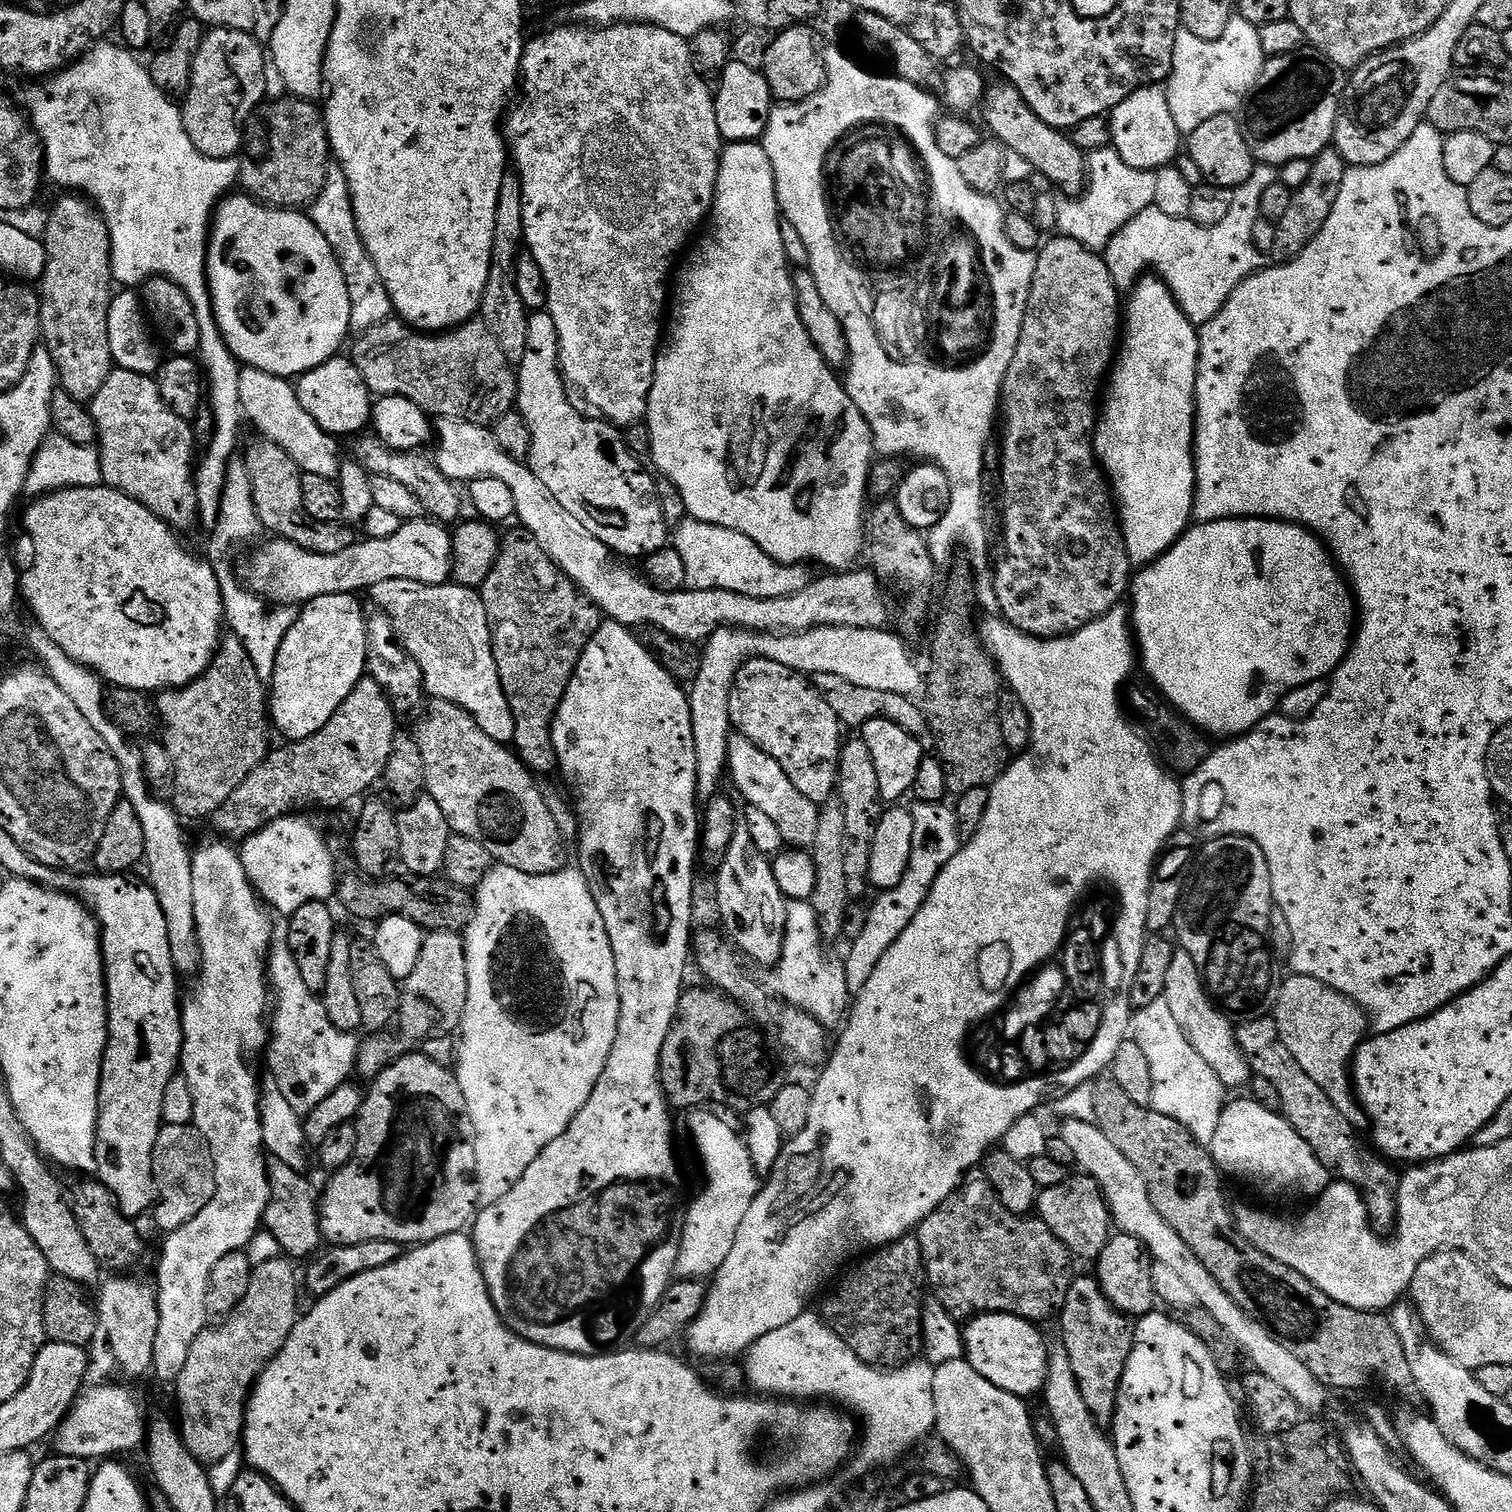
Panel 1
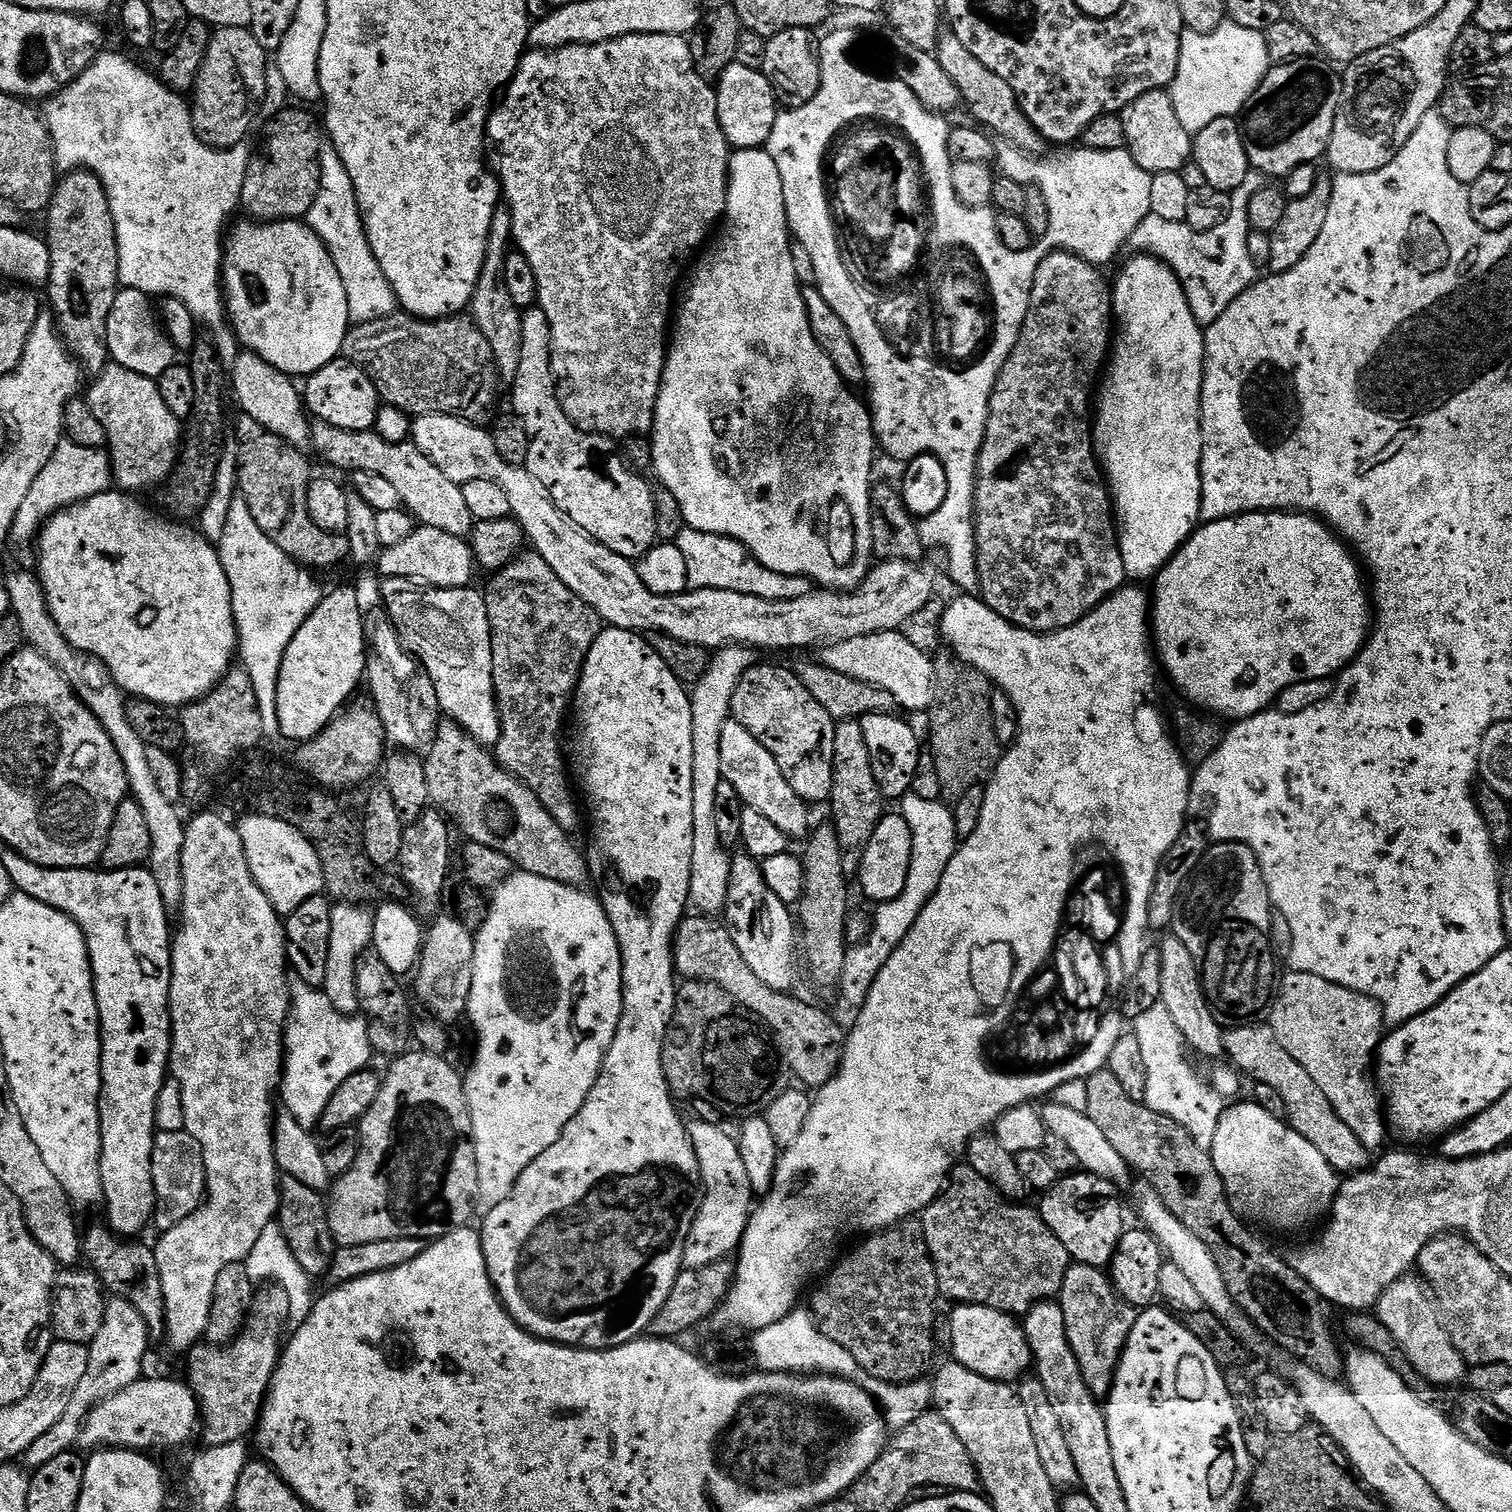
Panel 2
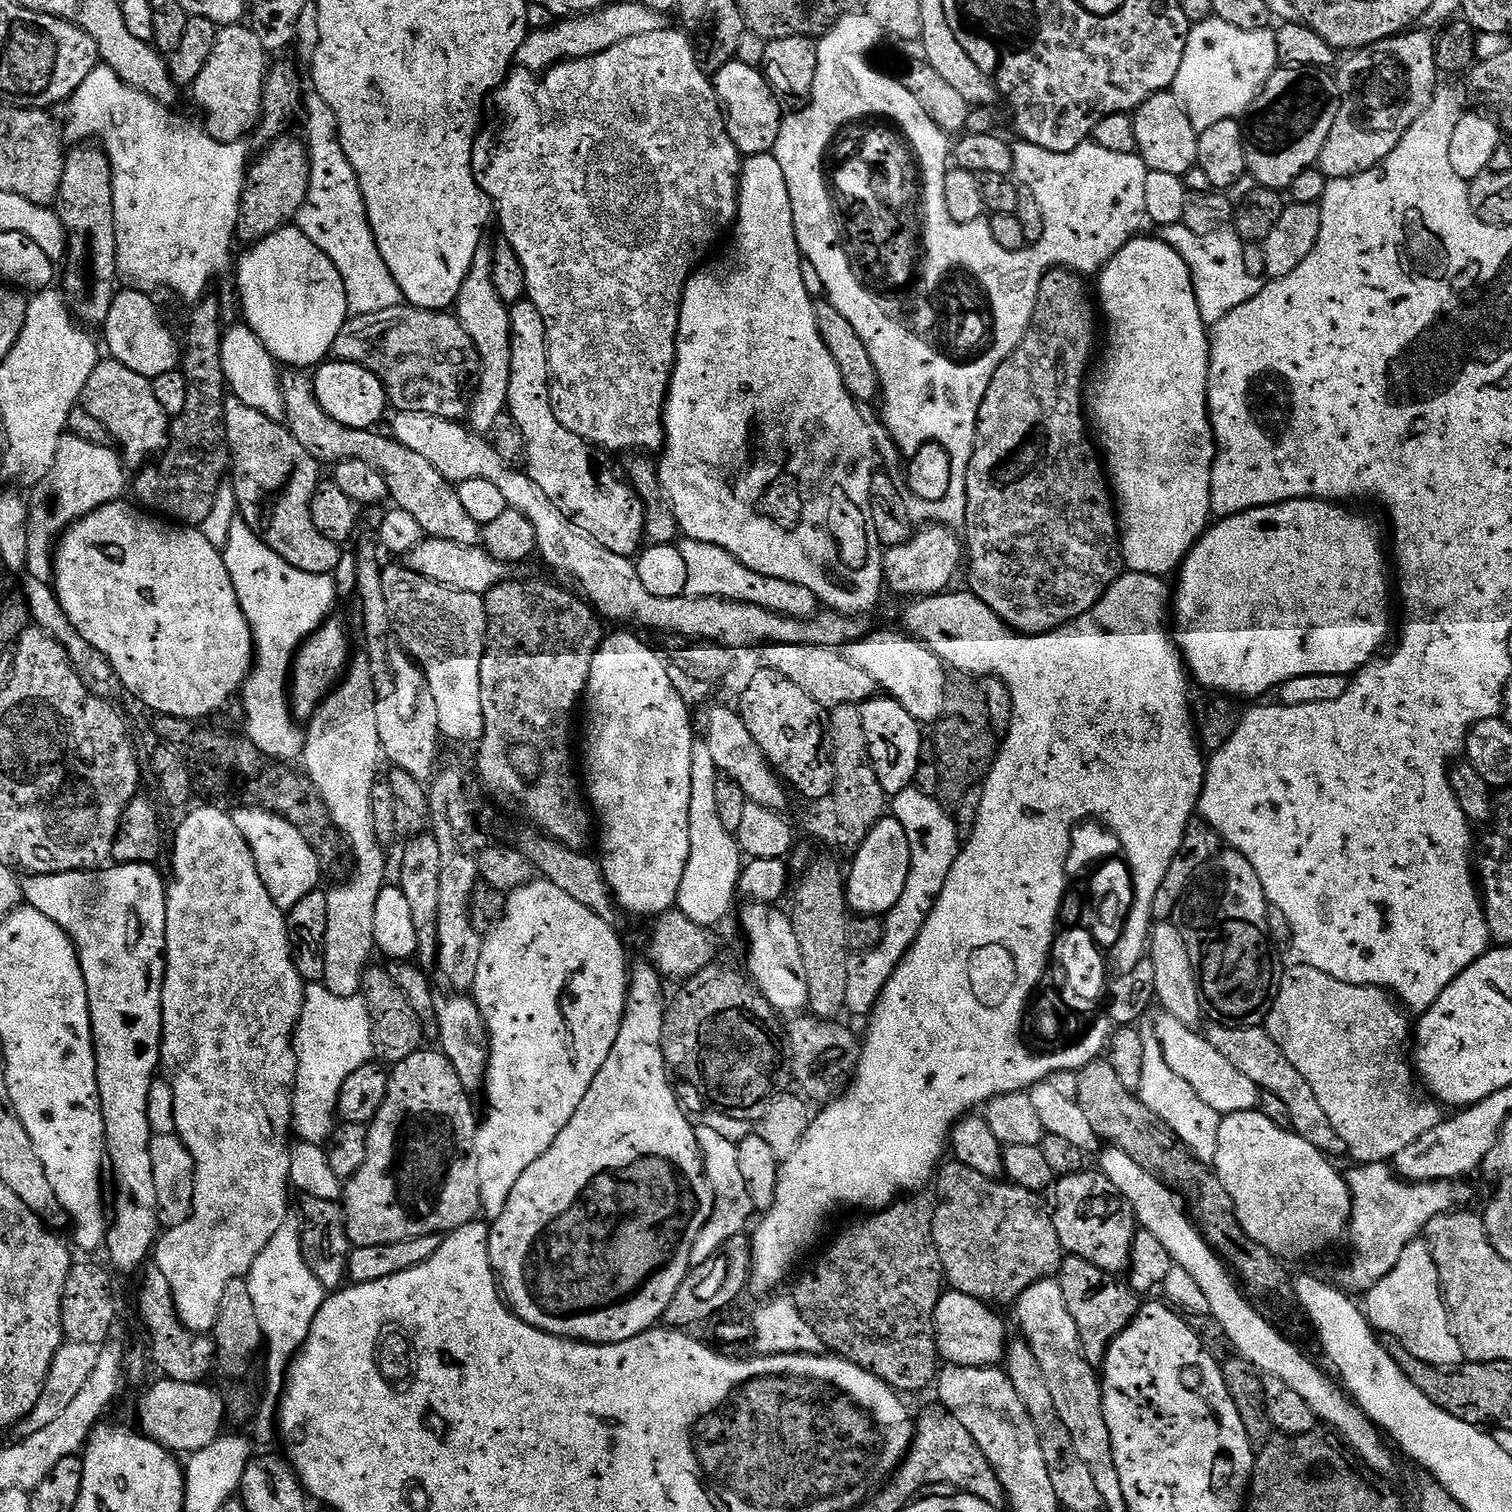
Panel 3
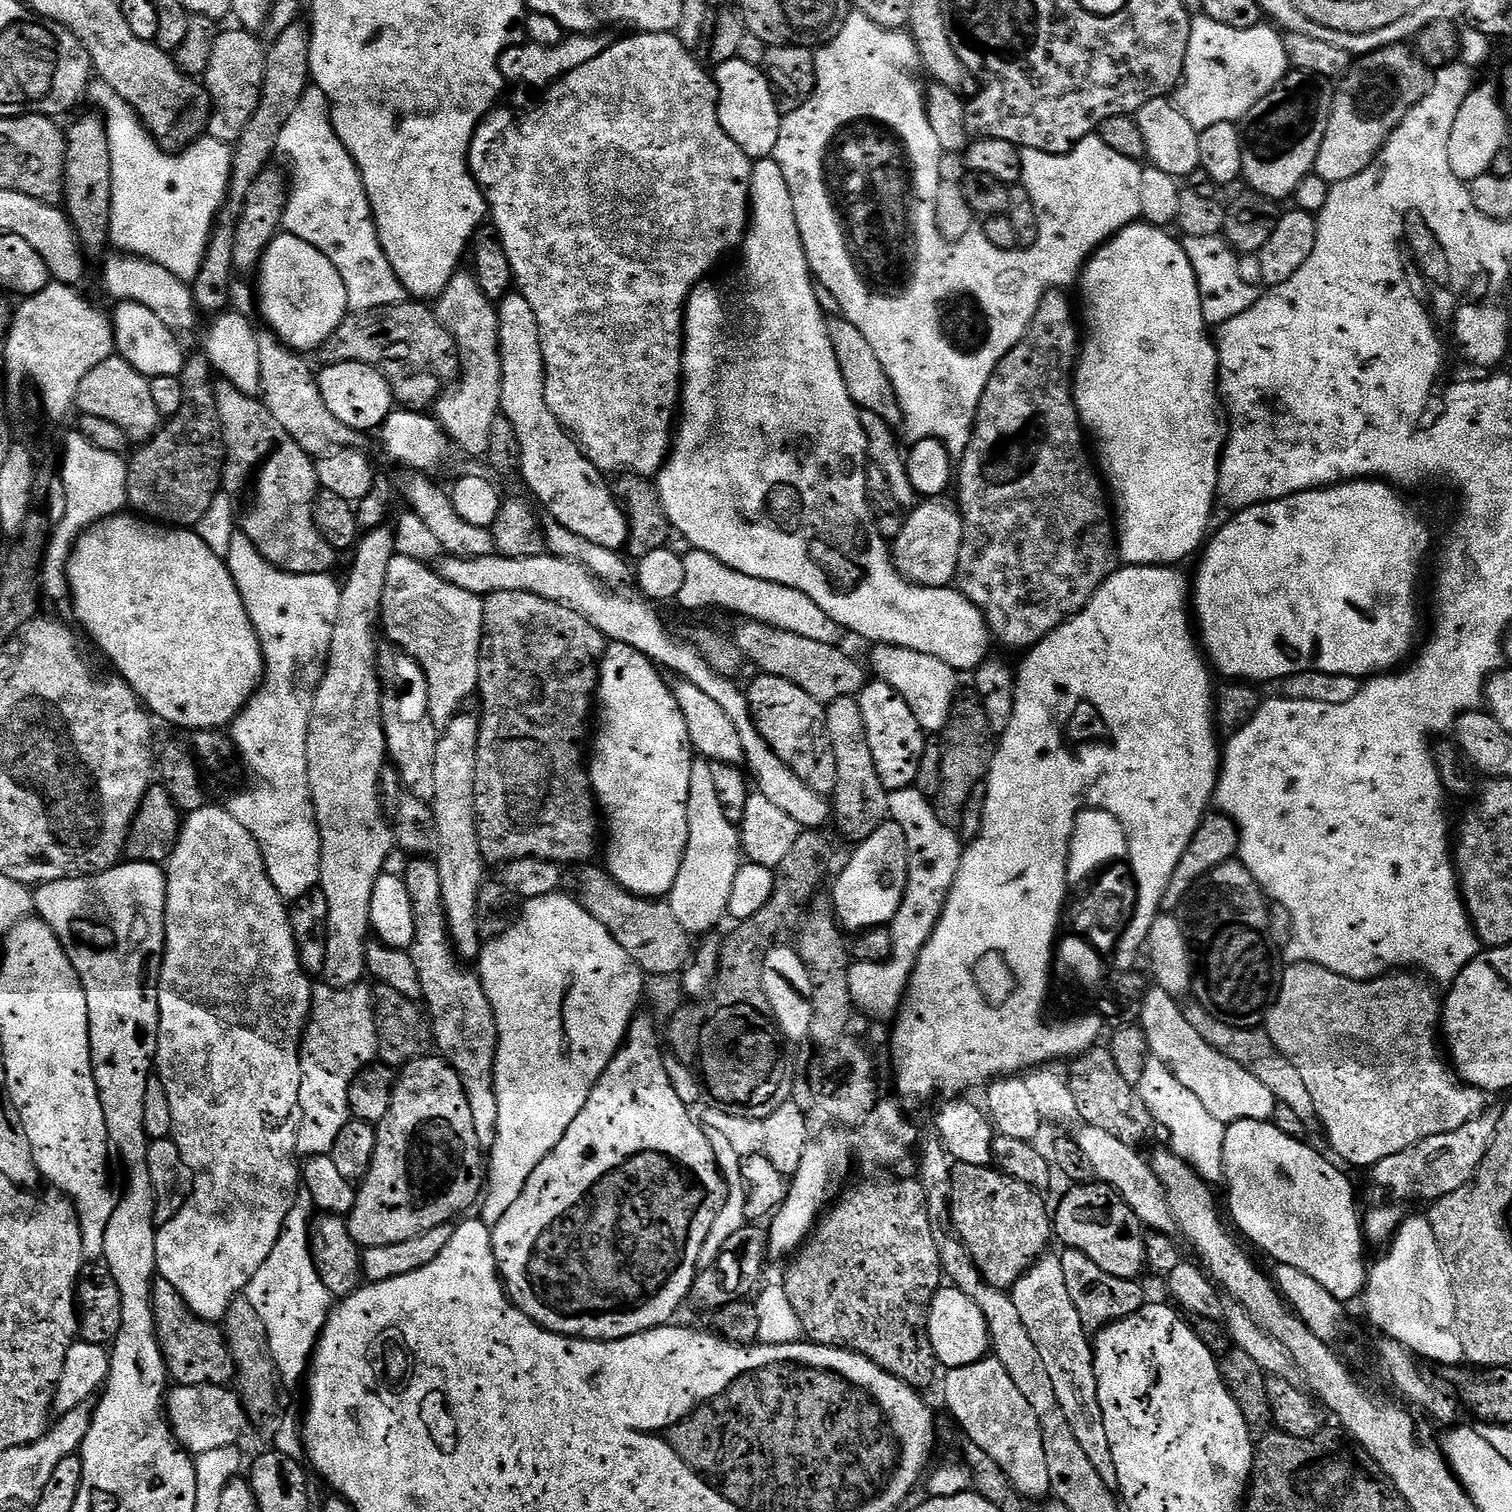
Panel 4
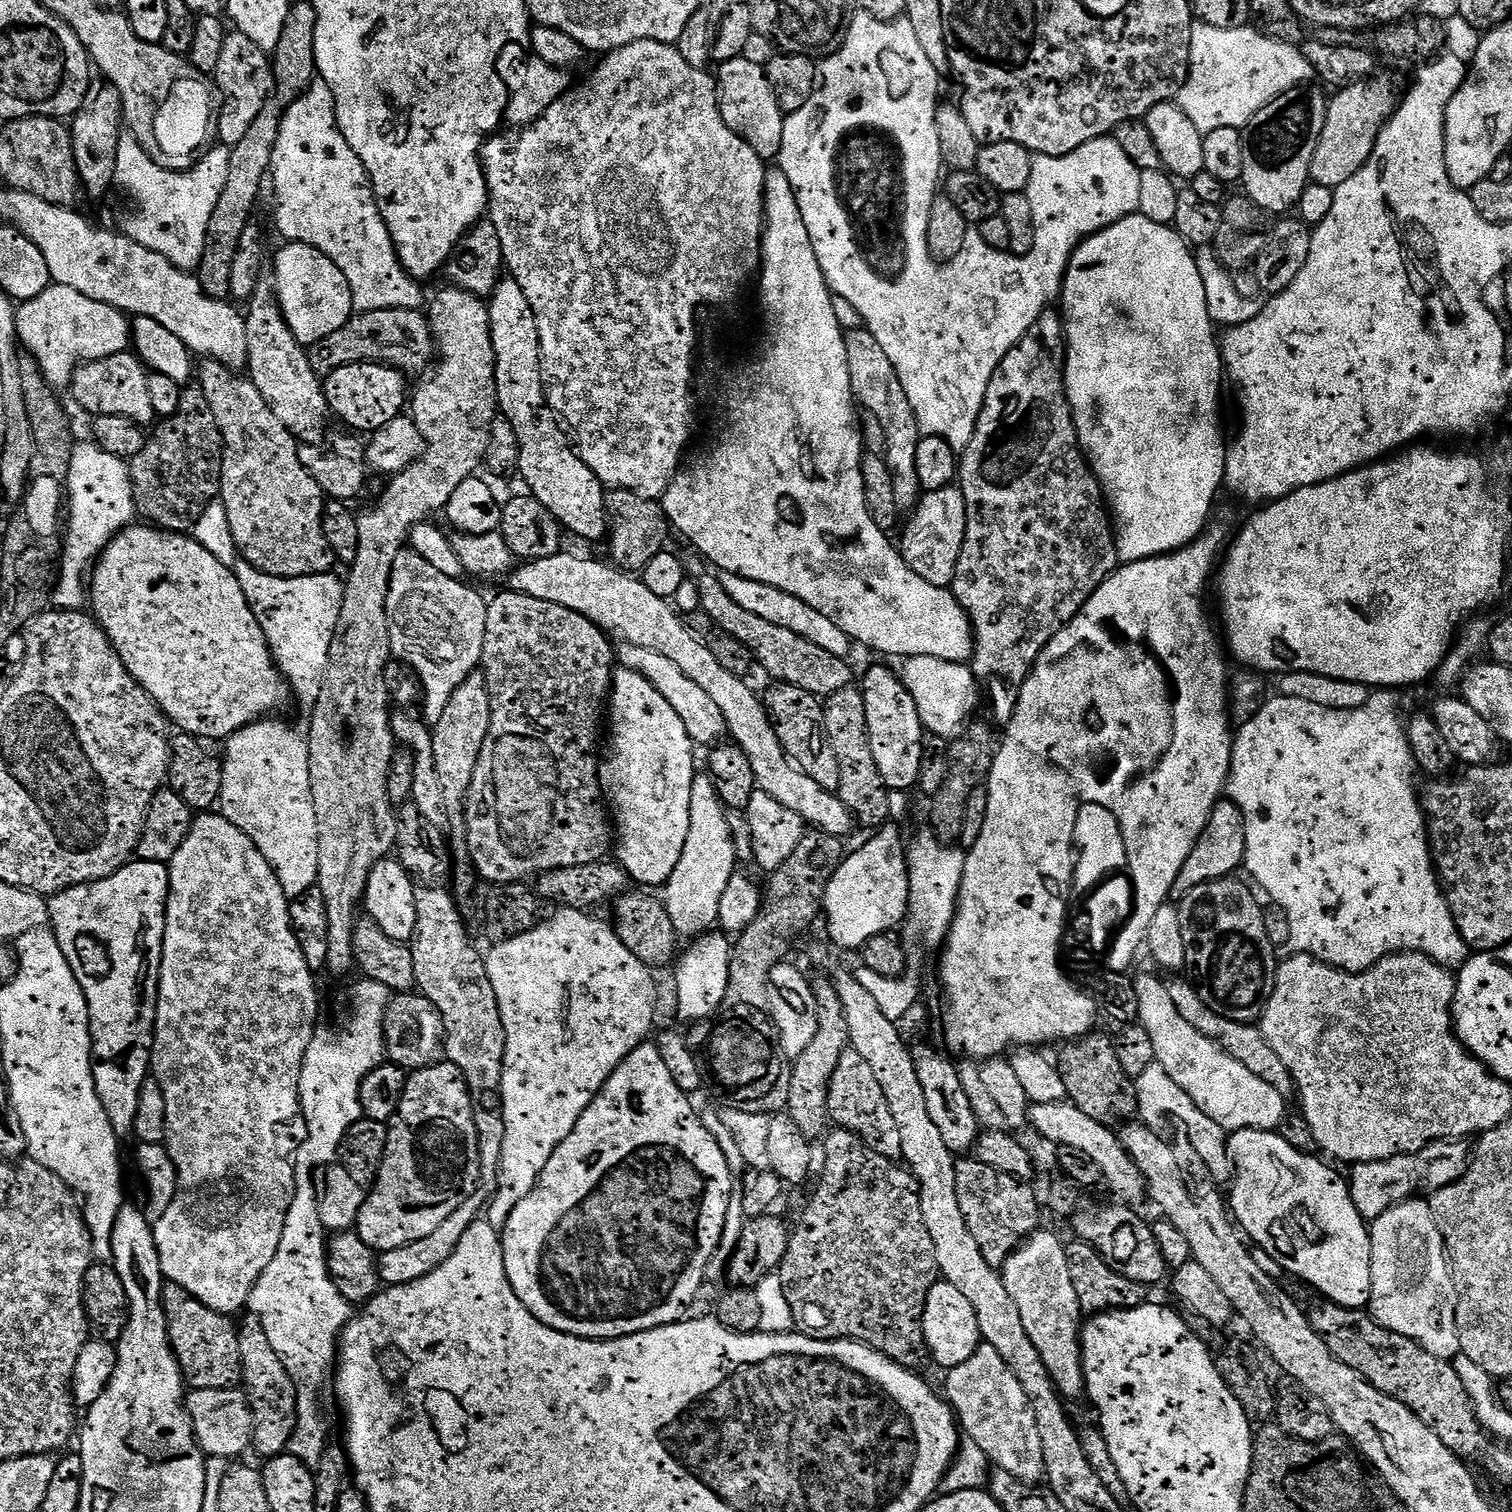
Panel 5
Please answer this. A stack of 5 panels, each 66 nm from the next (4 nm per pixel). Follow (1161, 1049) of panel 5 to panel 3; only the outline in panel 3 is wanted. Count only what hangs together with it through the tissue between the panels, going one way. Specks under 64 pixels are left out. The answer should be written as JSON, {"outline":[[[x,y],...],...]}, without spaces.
{"outline":[[[1160,1014],[1154,1020],[1158,1042],[1166,1054],[1166,1062],[1170,1062],[1170,1070],[1174,1070],[1180,1078],[1186,1078],[1190,1086],[1194,1086],[1194,1094],[1206,1102],[1215,1112],[1220,1113],[1221,1117],[1229,1116],[1235,1112],[1253,1111],[1260,1103],[1261,1089],[1238,1066],[1231,1062],[1226,1062],[1214,1046],[1203,1035],[1199,1036],[1199,1031],[1187,1028],[1178,1018],[1167,1014]]]}

